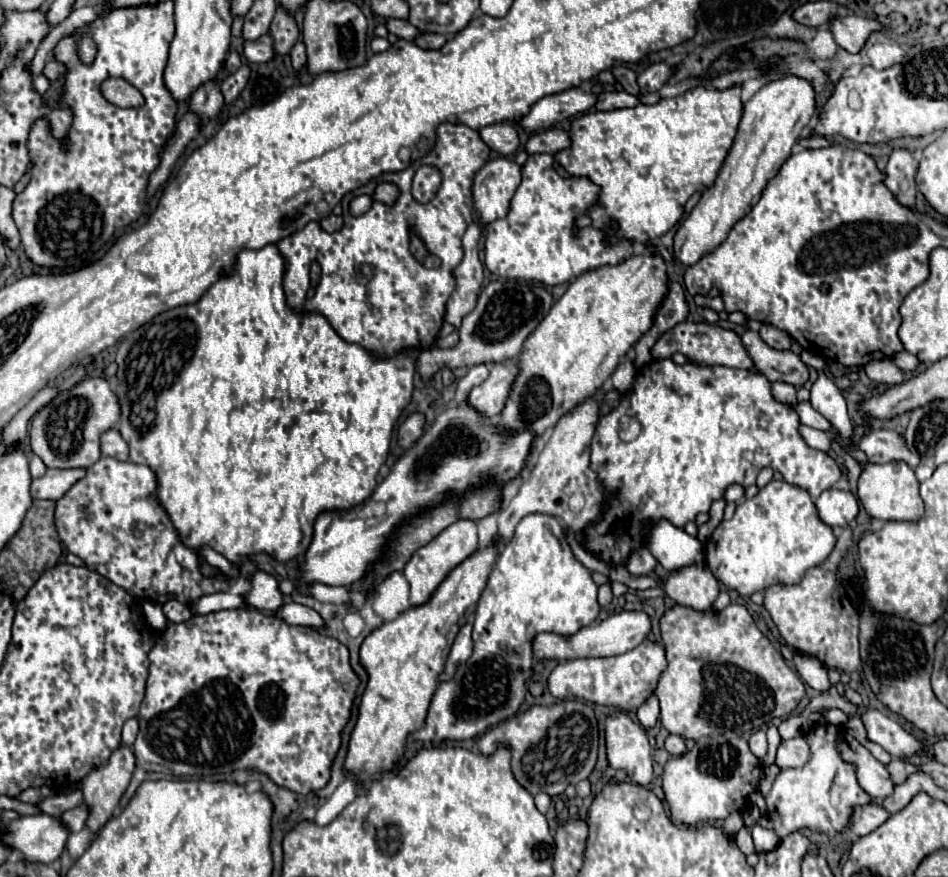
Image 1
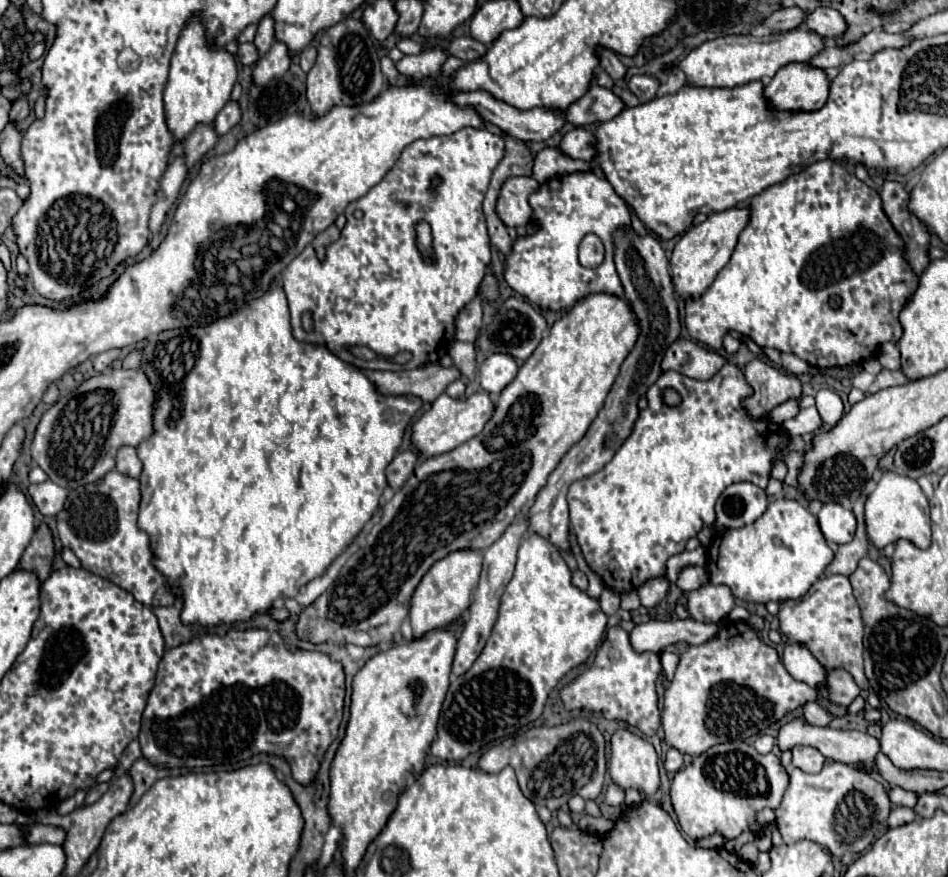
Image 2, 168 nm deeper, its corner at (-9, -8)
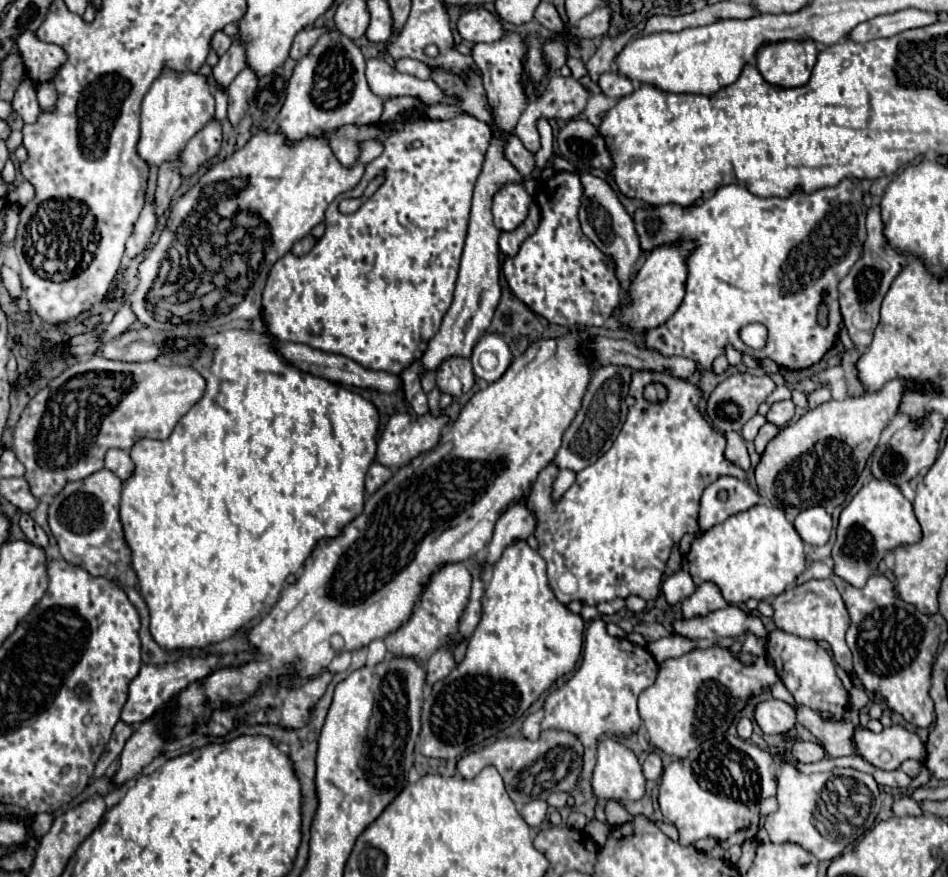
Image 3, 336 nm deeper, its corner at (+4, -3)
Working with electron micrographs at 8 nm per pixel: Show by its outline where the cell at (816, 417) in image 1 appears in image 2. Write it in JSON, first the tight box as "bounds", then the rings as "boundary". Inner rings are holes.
{"bounds":[783,407,823,437],"boundary":[[[807,407],[807,409],[801,409],[797,417],[789,419],[783,423],[783,429],[787,429],[787,433],[791,437],[795,435],[809,435],[809,433],[815,433],[823,427],[823,421],[817,413],[815,407]]]}

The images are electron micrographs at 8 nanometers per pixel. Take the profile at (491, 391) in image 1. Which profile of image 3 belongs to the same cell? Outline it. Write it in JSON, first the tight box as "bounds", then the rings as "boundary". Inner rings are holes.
{"bounds":[376,414,448,468],"boundary":[[[396,414],[392,416],[388,422],[386,422],[386,428],[382,430],[380,438],[378,438],[378,448],[376,448],[376,462],[384,464],[386,468],[402,468],[404,464],[410,464],[418,454],[424,454],[424,452],[430,452],[438,440],[440,440],[440,432],[442,428],[448,424],[448,418],[446,416],[430,416],[430,414],[424,414],[424,416],[414,416],[414,414]]]}

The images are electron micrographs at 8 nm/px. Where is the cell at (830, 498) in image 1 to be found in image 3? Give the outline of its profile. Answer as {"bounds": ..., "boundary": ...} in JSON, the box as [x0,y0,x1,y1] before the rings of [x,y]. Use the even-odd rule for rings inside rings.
{"bounds":[794,508,832,546],"boundary":[[[808,508],[804,512],[800,512],[794,520],[794,528],[800,534],[800,538],[806,544],[812,546],[822,546],[828,542],[830,532],[832,532],[832,516],[822,508]]]}

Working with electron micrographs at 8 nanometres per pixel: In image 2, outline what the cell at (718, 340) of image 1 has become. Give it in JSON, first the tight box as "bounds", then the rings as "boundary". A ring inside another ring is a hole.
{"bounds":[661,339,727,381],"boundary":[[[679,339],[667,349],[661,361],[661,369],[663,371],[673,369],[687,377],[705,381],[705,379],[711,379],[725,363],[727,359],[721,353],[707,349],[697,341]]]}

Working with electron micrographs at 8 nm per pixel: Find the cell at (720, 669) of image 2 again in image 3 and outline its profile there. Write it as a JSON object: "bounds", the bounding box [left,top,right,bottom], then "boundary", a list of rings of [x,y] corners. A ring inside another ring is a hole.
{"bounds":[638,646,780,758],"boundary":[[[712,646],[706,650],[692,650],[680,658],[660,662],[656,682],[638,698],[638,712],[648,730],[650,744],[656,750],[686,758],[688,752],[698,748],[706,738],[716,732],[722,736],[744,708],[746,700],[778,680],[780,678],[766,658],[756,658],[752,666],[744,666],[726,648]]]}

